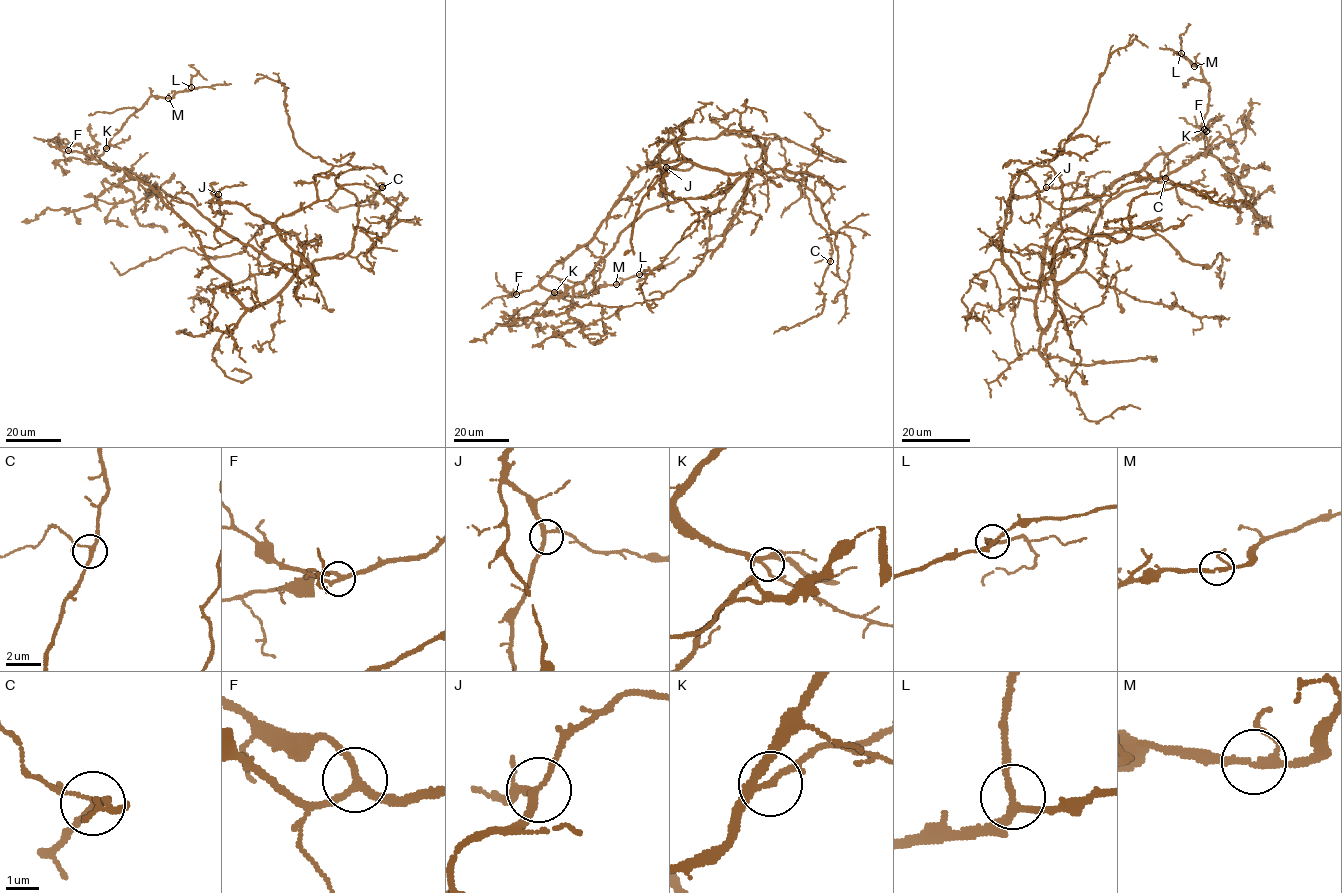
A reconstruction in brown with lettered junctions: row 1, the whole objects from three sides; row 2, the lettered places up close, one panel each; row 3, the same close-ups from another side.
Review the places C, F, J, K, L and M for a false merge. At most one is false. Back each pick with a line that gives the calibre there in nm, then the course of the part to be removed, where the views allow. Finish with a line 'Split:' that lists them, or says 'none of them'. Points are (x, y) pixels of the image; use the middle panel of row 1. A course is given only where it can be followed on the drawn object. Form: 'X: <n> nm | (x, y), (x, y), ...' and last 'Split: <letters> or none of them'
Split: none of them

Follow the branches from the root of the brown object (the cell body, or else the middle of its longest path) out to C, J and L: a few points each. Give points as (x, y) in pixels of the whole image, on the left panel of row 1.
C: (248, 308), (270, 301), (301, 268), (315, 260), (344, 257), (352, 246), (356, 203), (382, 187)
J: (248, 308), (270, 301), (301, 268), (312, 266), (318, 274), (270, 223), (240, 204), (211, 201), (218, 194)
L: (248, 308), (209, 262), (195, 231), (148, 185), (92, 156), (103, 152), (150, 96), (172, 98), (191, 87)

